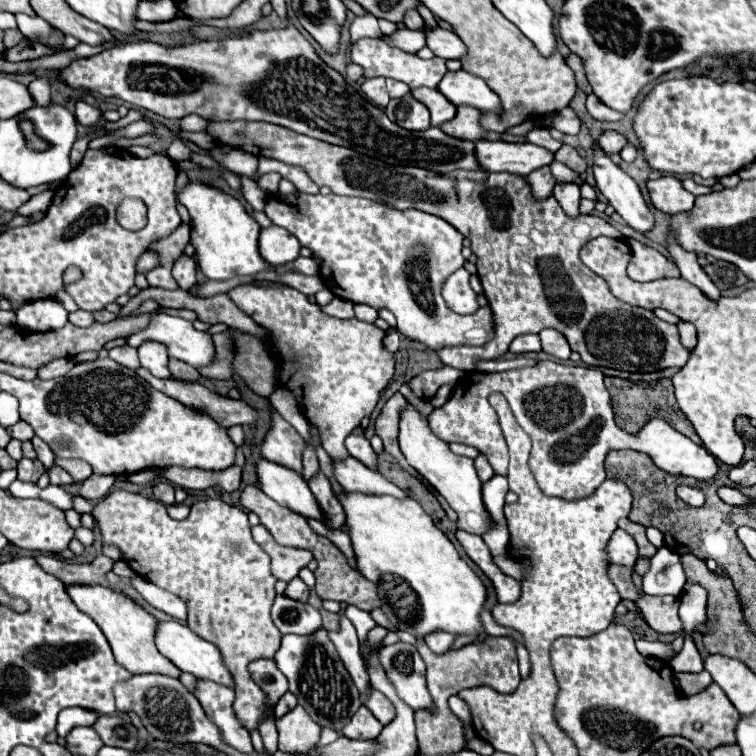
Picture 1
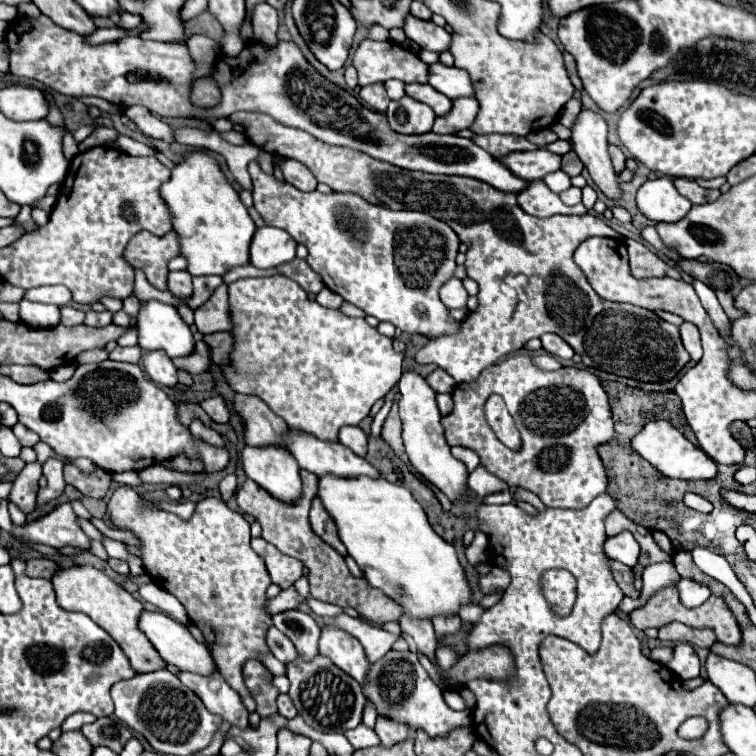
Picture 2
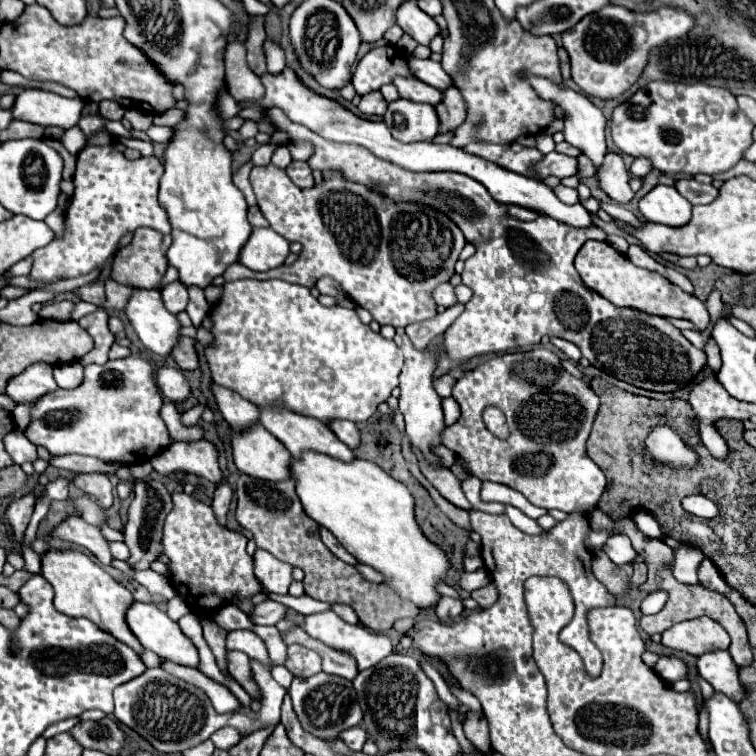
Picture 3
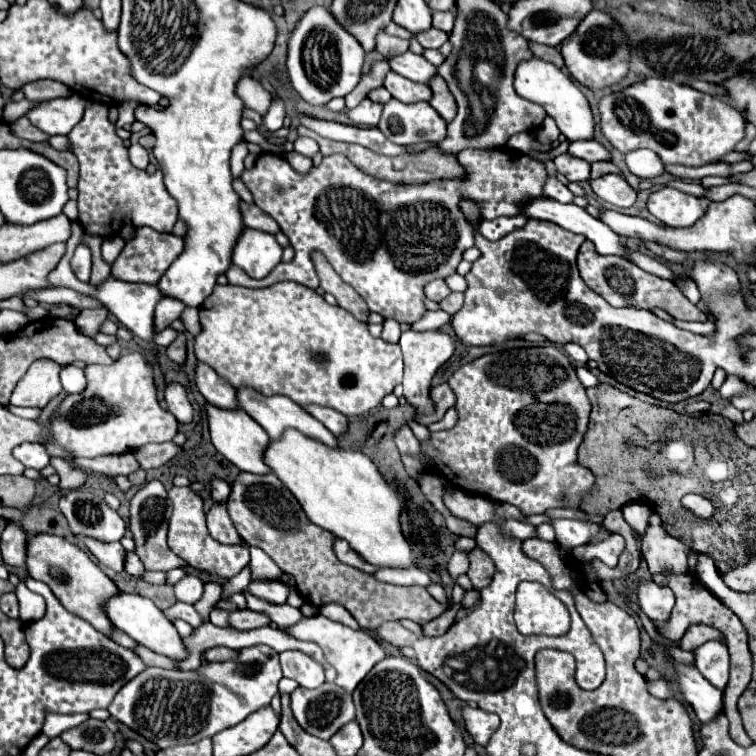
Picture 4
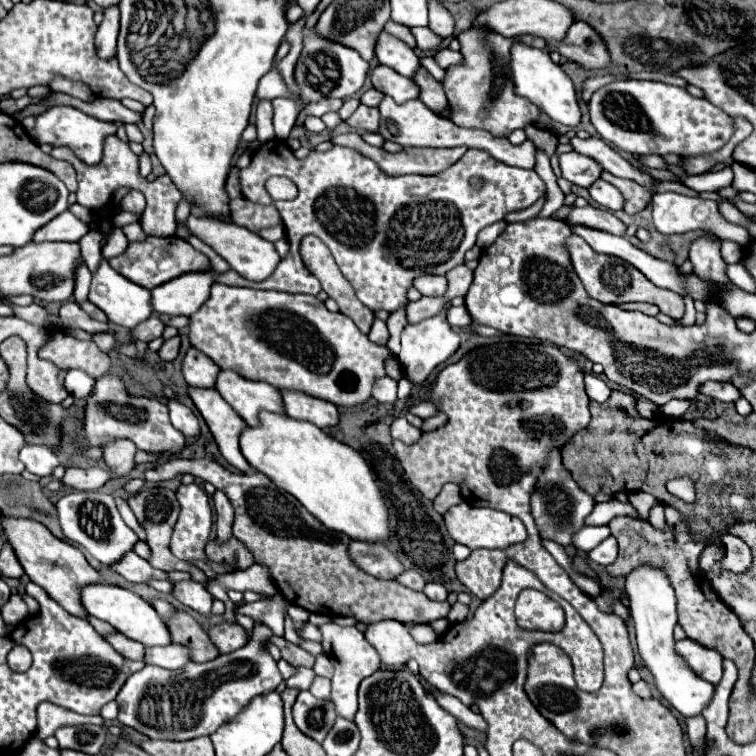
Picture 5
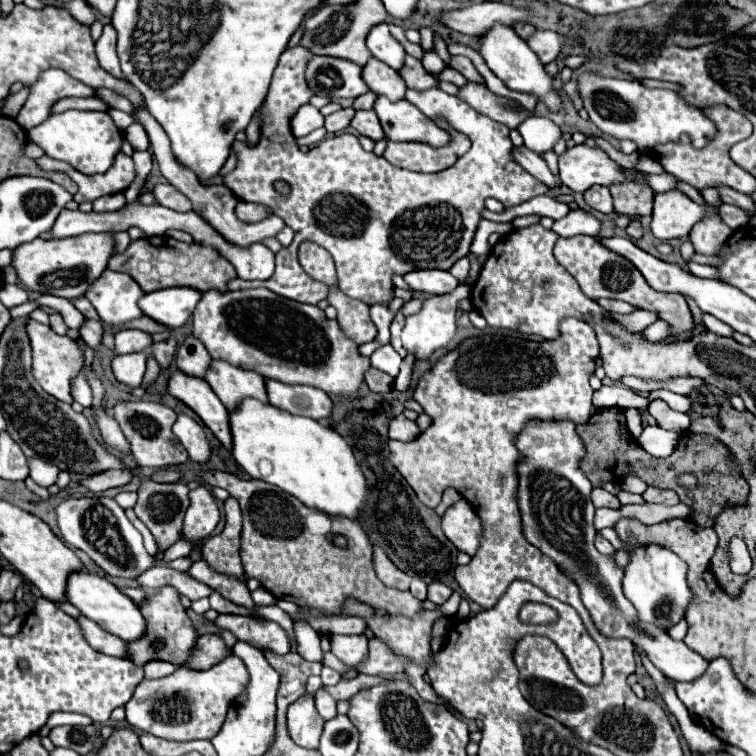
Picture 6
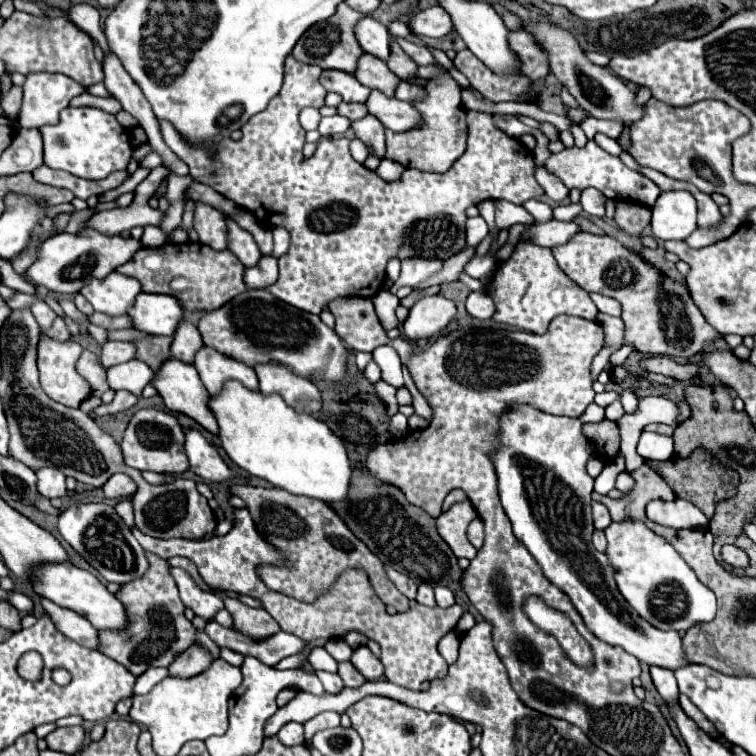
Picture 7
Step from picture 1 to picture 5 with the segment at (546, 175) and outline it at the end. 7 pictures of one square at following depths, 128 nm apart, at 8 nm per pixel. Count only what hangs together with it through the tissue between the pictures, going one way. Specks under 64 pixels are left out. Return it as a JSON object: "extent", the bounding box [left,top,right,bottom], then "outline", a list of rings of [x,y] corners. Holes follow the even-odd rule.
{"extent":[478,220,506,248],"outline":[[[500,220],[500,222],[496,222],[496,224],[492,224],[492,226],[488,226],[488,228],[482,228],[480,230],[480,234],[478,234],[478,246],[480,248],[488,248],[500,234],[502,234],[502,230],[506,228],[506,222],[504,220]]]}

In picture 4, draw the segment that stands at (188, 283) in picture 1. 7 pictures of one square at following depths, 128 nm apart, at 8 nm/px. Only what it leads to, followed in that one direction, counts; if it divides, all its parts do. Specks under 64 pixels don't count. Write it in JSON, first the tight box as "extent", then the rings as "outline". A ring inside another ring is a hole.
{"extent":[154,298,186,332],"outline":[[[162,298],[160,304],[156,306],[156,312],[154,312],[156,332],[162,332],[164,328],[168,328],[168,326],[180,316],[180,312],[182,312],[184,308],[186,308],[186,306],[180,304],[180,302],[174,300],[174,298]]]}

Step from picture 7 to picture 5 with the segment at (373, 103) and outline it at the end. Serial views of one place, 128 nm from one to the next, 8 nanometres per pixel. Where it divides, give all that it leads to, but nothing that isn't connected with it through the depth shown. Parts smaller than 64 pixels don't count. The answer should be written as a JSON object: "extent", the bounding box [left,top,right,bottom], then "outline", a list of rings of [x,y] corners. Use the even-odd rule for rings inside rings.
{"extent":[380,96,536,170],"outline":[[[384,96],[380,106],[380,134],[386,140],[392,140],[400,146],[432,146],[432,148],[454,148],[454,146],[468,146],[468,148],[480,148],[490,152],[496,160],[508,164],[508,166],[520,166],[520,168],[528,168],[532,170],[536,164],[536,148],[530,140],[526,140],[520,146],[514,146],[508,142],[508,138],[498,138],[492,136],[490,132],[480,132],[480,130],[468,130],[468,128],[460,128],[456,124],[452,124],[448,118],[442,118],[438,114],[434,114],[432,110],[428,110],[418,98],[404,102],[404,104],[396,104],[390,96]]]}

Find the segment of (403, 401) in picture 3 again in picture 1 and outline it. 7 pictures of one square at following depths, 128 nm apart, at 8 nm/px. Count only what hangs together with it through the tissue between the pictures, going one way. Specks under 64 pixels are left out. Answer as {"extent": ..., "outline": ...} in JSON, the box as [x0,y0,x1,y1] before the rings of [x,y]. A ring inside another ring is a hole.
{"extent":[400,404,492,534],"outline":[[[406,404],[400,410],[400,448],[406,456],[408,464],[430,484],[438,494],[442,494],[452,510],[458,514],[458,528],[472,532],[472,534],[484,534],[492,524],[488,518],[488,512],[482,502],[482,482],[478,480],[478,474],[474,470],[474,460],[454,454],[448,448],[448,442],[440,440],[434,432],[430,432],[428,418],[420,414],[420,410],[414,404]]]}

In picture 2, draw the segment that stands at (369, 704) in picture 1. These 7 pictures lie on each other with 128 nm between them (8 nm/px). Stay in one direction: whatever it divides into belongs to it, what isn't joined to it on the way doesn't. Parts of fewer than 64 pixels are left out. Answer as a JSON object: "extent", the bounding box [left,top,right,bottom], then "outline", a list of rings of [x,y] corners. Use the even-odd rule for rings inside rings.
{"extent":[376,718,408,748],"outline":[[[378,718],[376,722],[376,734],[380,738],[380,744],[390,748],[392,744],[398,744],[400,740],[408,740],[408,728],[404,724],[398,724],[388,718]]]}

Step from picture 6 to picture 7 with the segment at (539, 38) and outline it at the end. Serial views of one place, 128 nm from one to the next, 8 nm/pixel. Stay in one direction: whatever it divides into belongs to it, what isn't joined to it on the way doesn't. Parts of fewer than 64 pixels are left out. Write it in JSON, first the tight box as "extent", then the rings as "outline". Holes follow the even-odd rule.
{"extent":[508,30,548,80],"outline":[[[524,30],[510,32],[508,44],[512,44],[512,52],[516,52],[516,56],[520,56],[520,64],[524,62],[524,76],[526,78],[544,80],[548,76],[546,54],[528,32],[524,32]]]}

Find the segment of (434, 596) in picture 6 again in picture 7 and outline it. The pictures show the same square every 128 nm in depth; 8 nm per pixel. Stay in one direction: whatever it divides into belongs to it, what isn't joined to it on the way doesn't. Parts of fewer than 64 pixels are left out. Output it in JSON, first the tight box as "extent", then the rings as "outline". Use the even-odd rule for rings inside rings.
{"extent":[434,586,454,608],"outline":[[[436,586],[434,588],[436,592],[436,602],[440,608],[450,608],[454,604],[454,594],[450,588],[444,588],[444,586]]]}

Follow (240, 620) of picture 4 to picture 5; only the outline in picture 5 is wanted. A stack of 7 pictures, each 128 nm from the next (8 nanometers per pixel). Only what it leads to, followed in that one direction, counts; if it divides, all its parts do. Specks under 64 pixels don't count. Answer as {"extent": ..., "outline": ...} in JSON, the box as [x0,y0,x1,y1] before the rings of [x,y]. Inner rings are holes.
{"extent":[208,622,246,654],"outline":[[[222,622],[222,624],[210,626],[208,636],[210,636],[212,644],[216,644],[216,650],[220,654],[234,652],[236,648],[240,648],[240,646],[246,644],[246,634],[244,634],[244,628],[240,624]]]}

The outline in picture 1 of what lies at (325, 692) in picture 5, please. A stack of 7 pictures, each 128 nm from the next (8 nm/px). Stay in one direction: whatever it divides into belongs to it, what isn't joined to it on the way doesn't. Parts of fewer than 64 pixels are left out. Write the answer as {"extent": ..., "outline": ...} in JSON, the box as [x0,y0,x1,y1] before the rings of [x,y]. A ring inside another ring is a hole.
{"extent":[272,596,322,636],"outline":[[[276,596],[272,606],[272,620],[282,634],[312,636],[322,626],[320,612],[310,604],[288,600],[286,596]]]}

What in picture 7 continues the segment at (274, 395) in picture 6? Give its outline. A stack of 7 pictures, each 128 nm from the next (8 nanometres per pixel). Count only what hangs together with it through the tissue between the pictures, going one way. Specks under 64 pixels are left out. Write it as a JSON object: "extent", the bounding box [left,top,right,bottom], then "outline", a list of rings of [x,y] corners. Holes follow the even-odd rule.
{"extent":[254,364,322,412],"outline":[[[260,364],[254,366],[258,380],[260,380],[260,392],[264,394],[280,394],[288,406],[292,406],[296,412],[318,412],[322,408],[320,390],[310,382],[294,372],[288,372],[282,364]]]}

